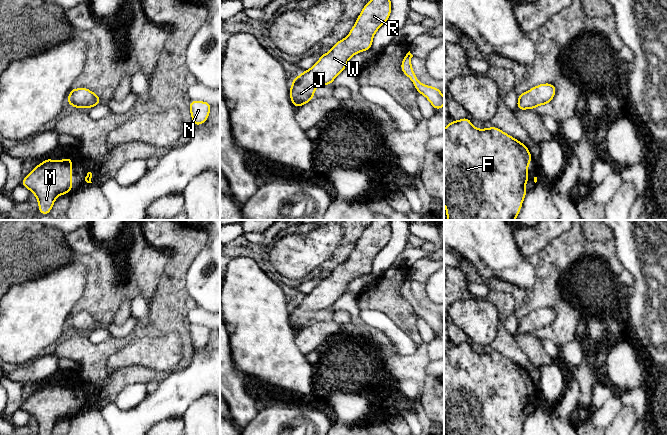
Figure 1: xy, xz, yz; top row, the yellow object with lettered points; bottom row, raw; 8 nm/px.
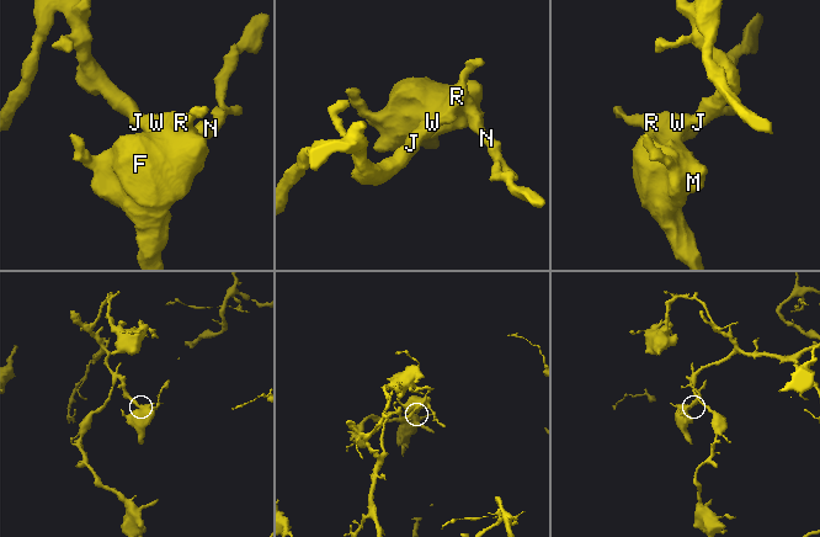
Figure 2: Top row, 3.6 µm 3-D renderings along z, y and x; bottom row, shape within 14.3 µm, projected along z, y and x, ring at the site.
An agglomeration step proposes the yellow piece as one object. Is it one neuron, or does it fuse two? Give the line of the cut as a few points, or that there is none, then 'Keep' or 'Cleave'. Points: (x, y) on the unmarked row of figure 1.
No split. Keep

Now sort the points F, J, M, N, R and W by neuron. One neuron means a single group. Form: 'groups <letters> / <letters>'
groups F J M N R W

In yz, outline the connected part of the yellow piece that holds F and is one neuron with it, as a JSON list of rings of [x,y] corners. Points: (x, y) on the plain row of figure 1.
[[[468,341],[458,345],[450,345],[444,353],[444,429],[446,435],[520,435],[527,418],[525,408],[528,406],[528,388],[532,383],[532,379],[526,369],[497,351],[477,353],[472,349]]]

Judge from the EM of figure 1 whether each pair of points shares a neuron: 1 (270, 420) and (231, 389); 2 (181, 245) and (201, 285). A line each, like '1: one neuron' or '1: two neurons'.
1: two neurons
2: two neurons

